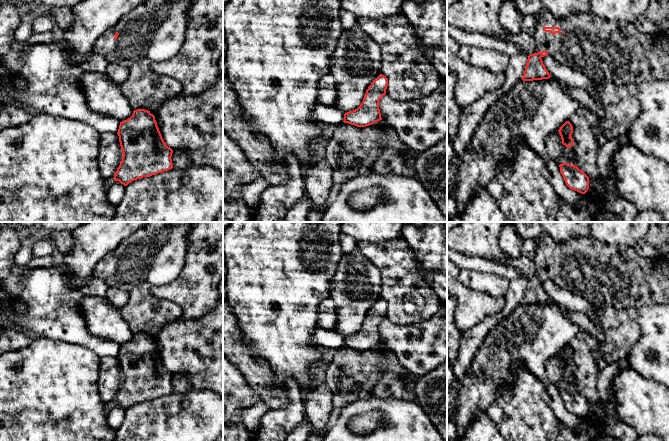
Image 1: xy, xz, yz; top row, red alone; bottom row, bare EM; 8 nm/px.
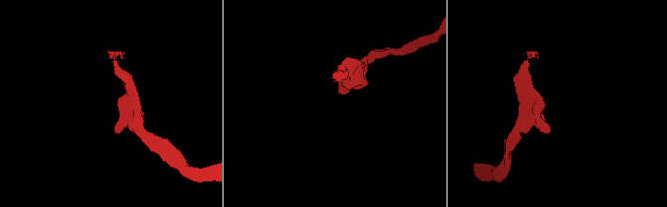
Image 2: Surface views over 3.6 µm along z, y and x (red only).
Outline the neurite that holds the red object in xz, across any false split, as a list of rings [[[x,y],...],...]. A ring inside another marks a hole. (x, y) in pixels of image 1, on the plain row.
[[[380,298],[366,314],[360,330],[344,338],[344,347],[366,351],[382,344],[379,325],[386,318],[388,303]]]

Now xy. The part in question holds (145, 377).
[[[134,334],[130,342],[120,346],[117,358],[123,381],[115,405],[127,410],[134,404],[173,392],[173,374],[164,366],[150,335]]]

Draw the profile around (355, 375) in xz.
[[[383,344],[366,351],[344,346],[337,349],[328,365],[326,380],[331,381],[333,409],[342,410],[353,401],[375,398],[416,402],[414,388],[418,375],[405,369],[395,353]]]

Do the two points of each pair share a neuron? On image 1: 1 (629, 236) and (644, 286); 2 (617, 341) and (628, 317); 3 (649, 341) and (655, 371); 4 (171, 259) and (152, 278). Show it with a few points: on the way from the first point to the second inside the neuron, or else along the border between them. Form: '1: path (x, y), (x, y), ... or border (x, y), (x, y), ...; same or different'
1: border (609, 245), (627, 245), (633, 248); different
2: path (617, 335), (618, 328), (623, 323); same
3: path (642, 349), (641, 358), (647, 364); same
4: path (166, 264), (157, 273); same

